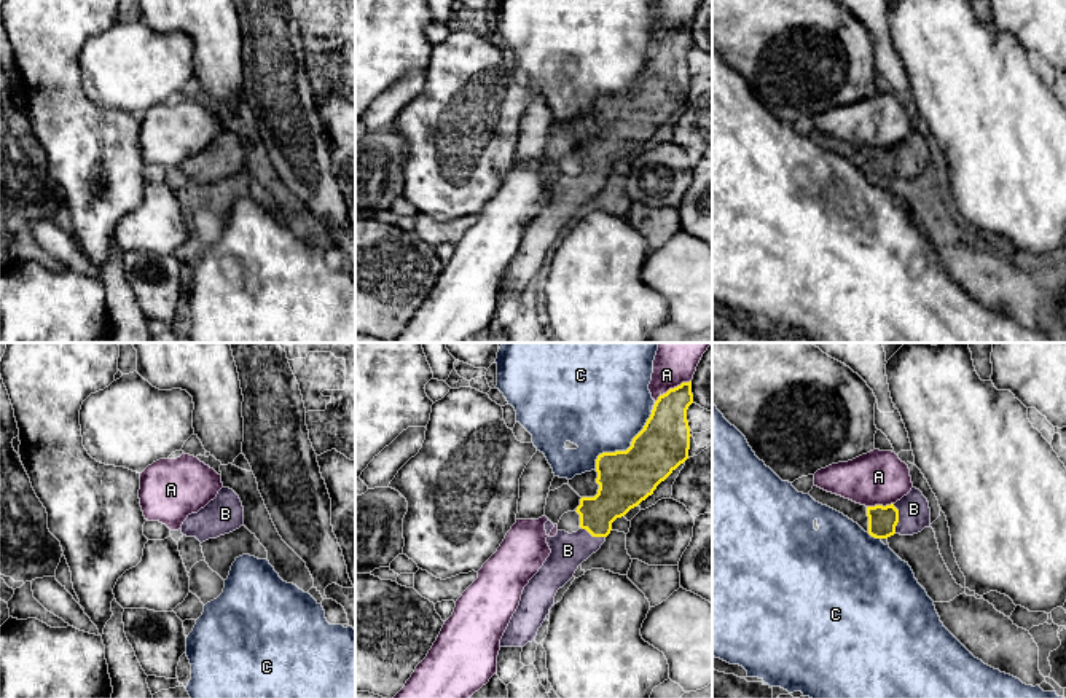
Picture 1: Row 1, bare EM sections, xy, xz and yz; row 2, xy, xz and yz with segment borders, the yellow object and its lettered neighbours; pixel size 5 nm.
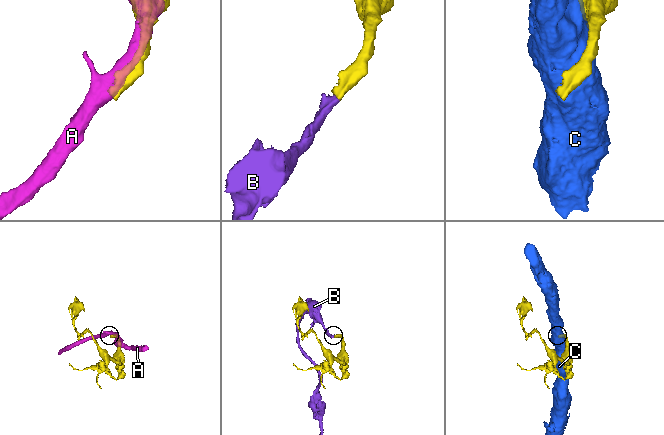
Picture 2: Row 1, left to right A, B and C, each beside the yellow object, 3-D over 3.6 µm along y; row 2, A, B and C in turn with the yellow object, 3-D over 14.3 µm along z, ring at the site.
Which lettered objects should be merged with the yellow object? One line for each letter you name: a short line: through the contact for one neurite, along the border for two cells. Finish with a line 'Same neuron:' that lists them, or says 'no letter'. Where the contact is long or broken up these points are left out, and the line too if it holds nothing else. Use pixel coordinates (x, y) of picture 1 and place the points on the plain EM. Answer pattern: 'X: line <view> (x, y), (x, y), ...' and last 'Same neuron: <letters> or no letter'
B: line yz (881, 163), (897, 161), (905, 160), (913, 152)
Same neuron: B

